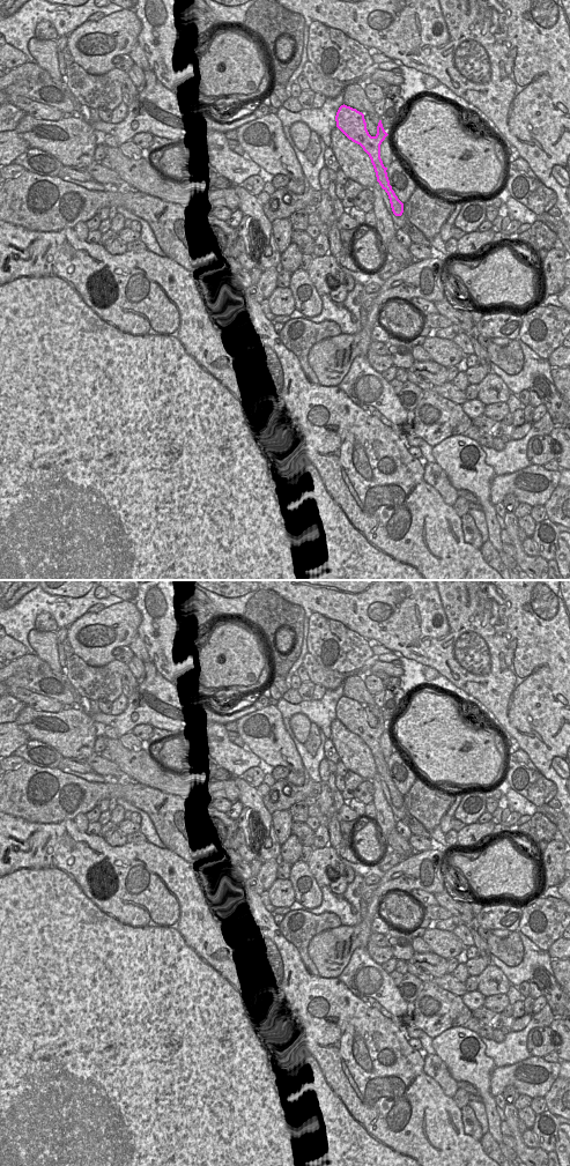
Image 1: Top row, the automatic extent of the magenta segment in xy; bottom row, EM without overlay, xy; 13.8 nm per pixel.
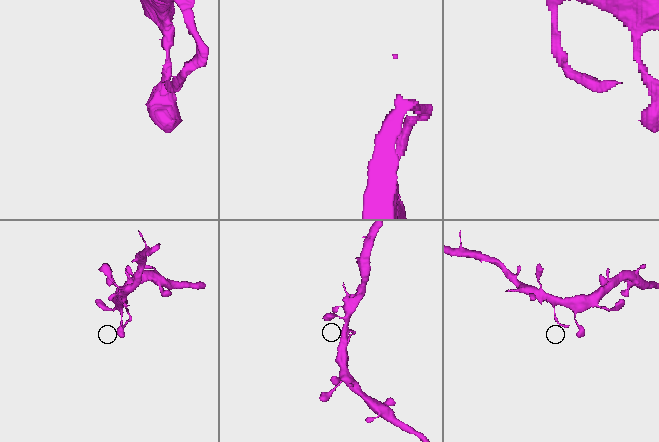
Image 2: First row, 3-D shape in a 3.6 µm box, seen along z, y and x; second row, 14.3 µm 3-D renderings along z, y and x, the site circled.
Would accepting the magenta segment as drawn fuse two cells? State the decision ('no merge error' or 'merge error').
merge error

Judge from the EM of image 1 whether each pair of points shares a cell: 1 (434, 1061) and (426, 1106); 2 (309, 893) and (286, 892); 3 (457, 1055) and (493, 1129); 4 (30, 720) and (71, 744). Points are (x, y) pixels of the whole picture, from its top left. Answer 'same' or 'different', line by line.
1: different
2: different
3: same
4: same

